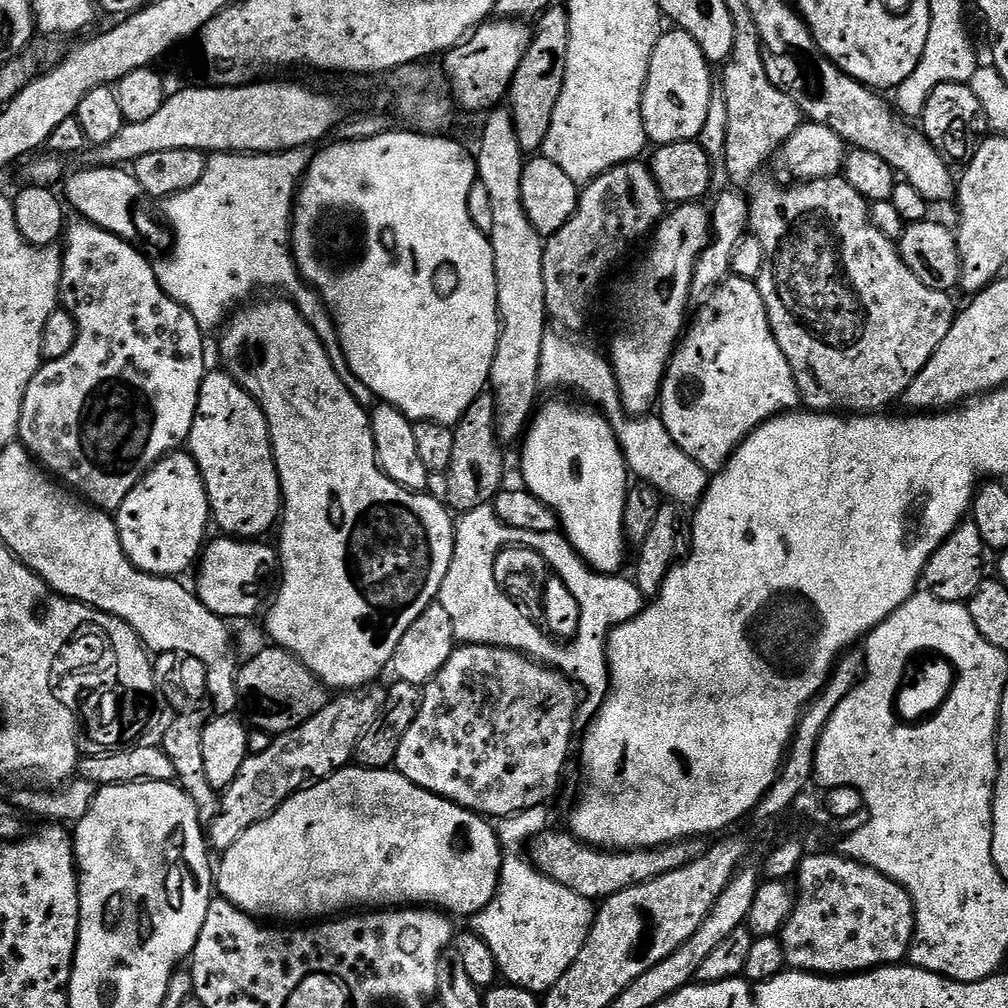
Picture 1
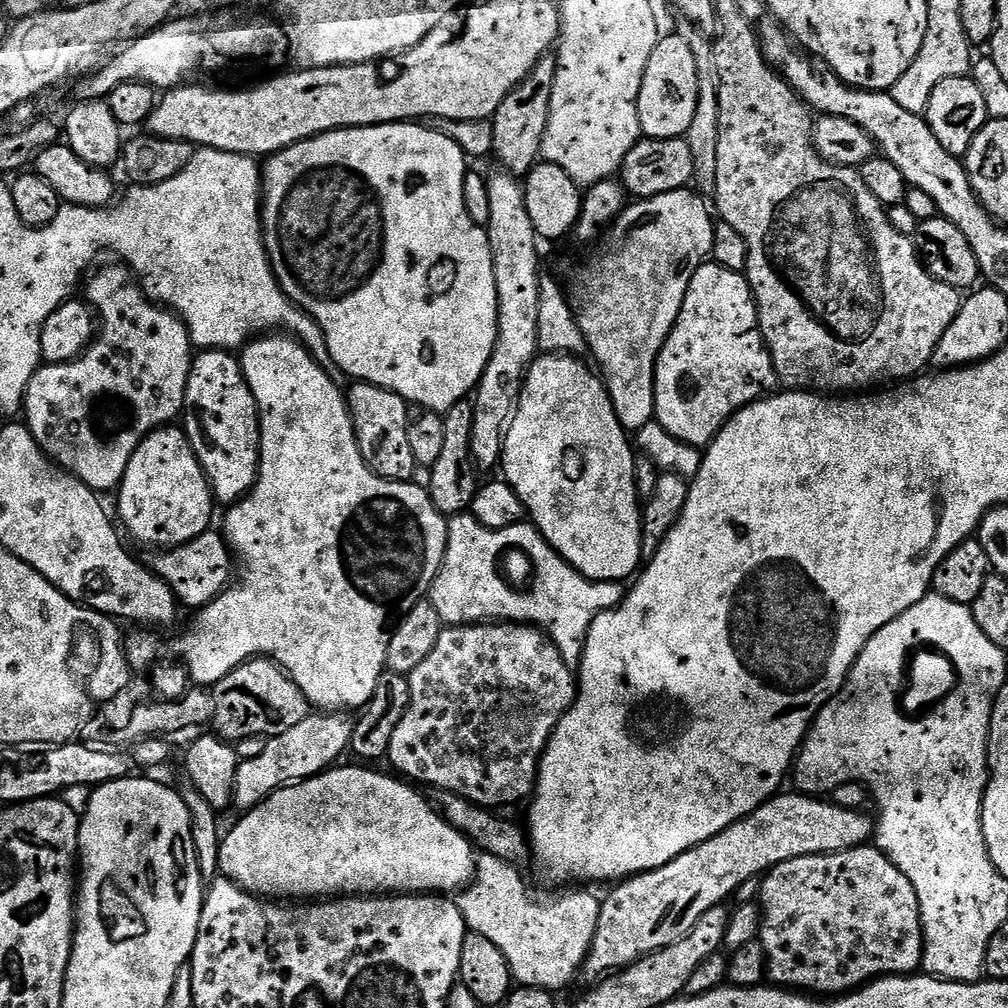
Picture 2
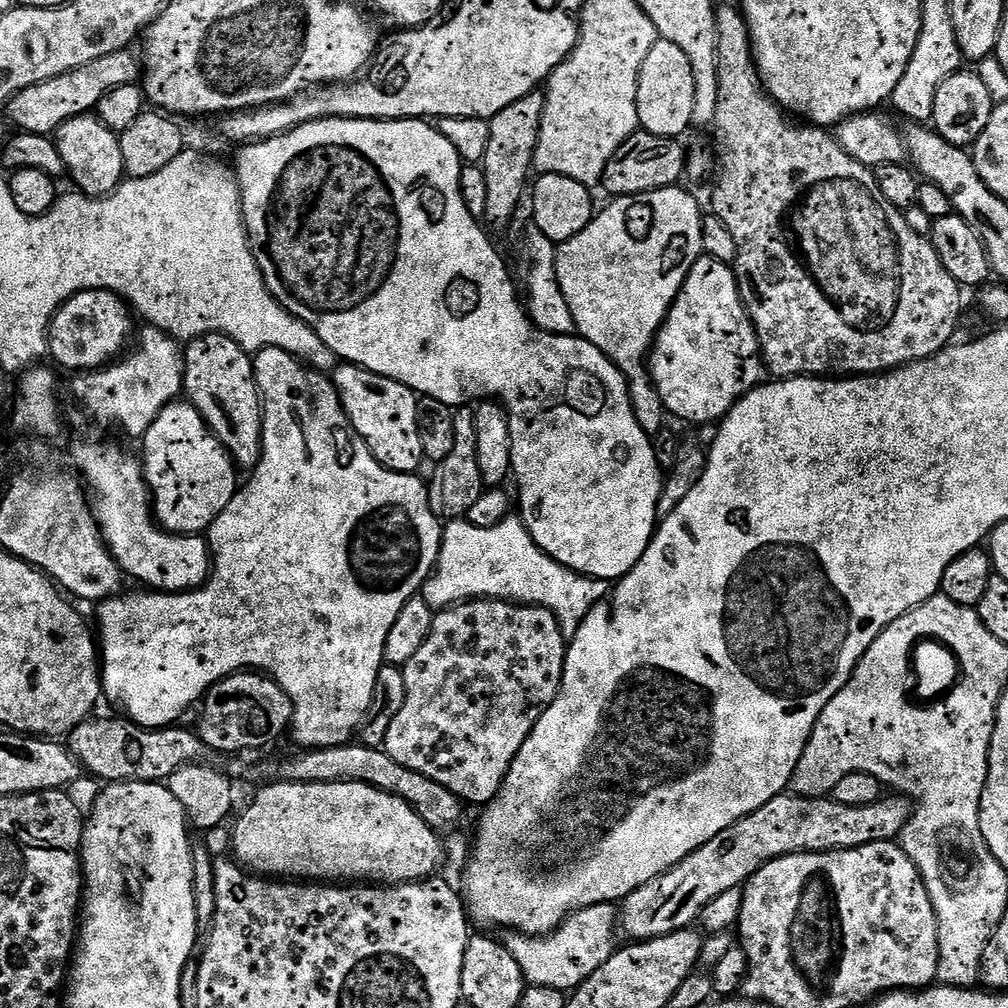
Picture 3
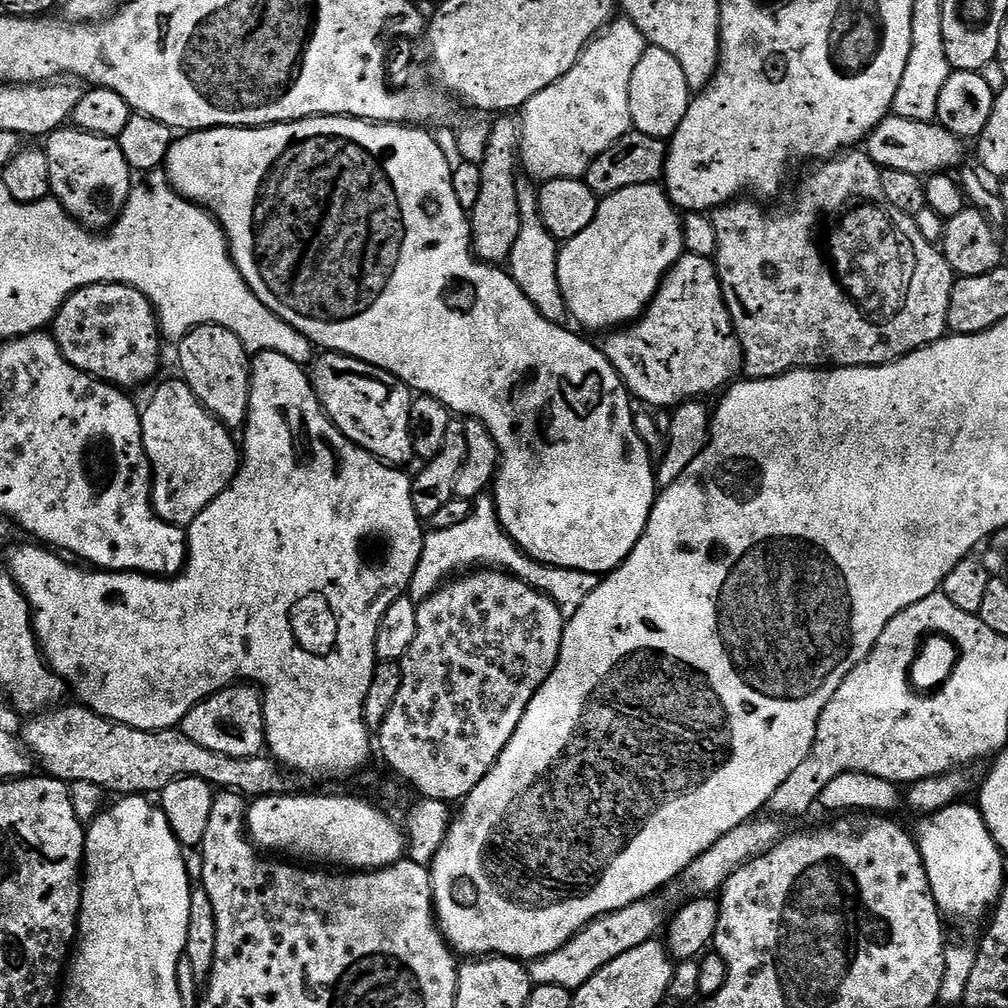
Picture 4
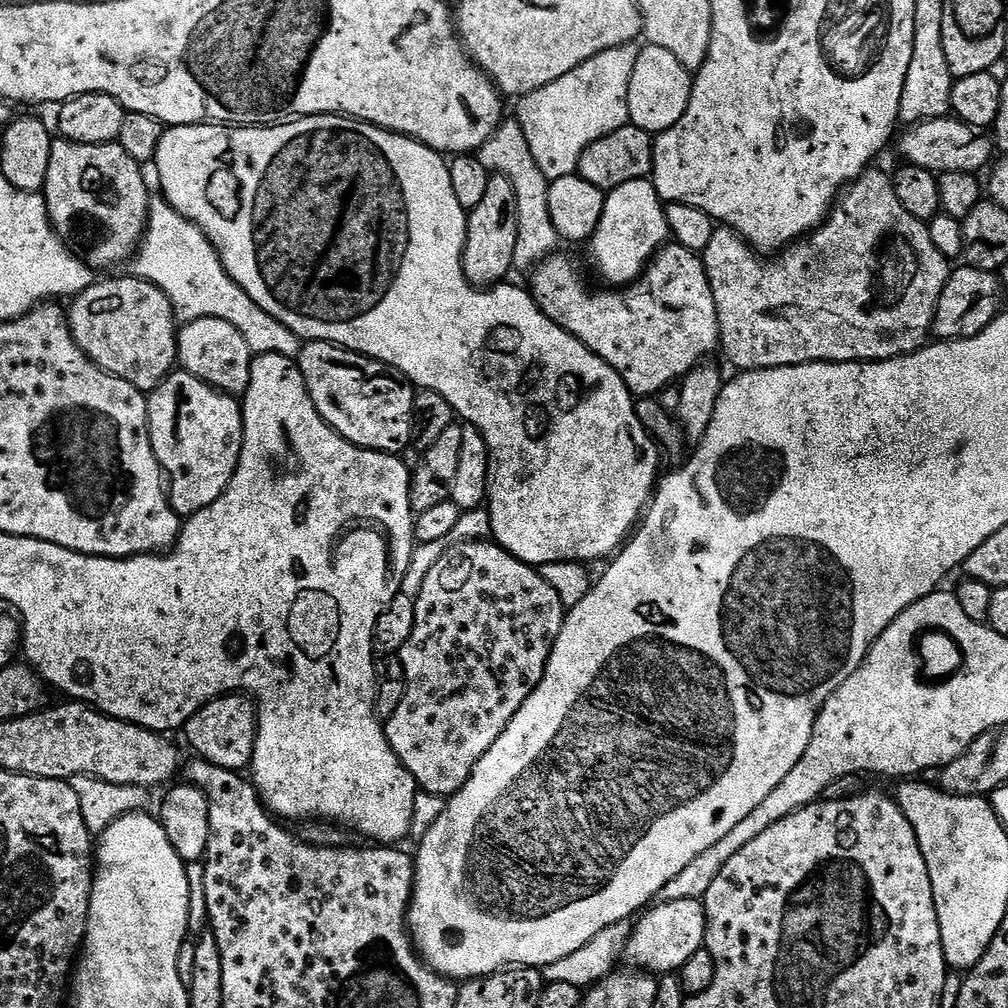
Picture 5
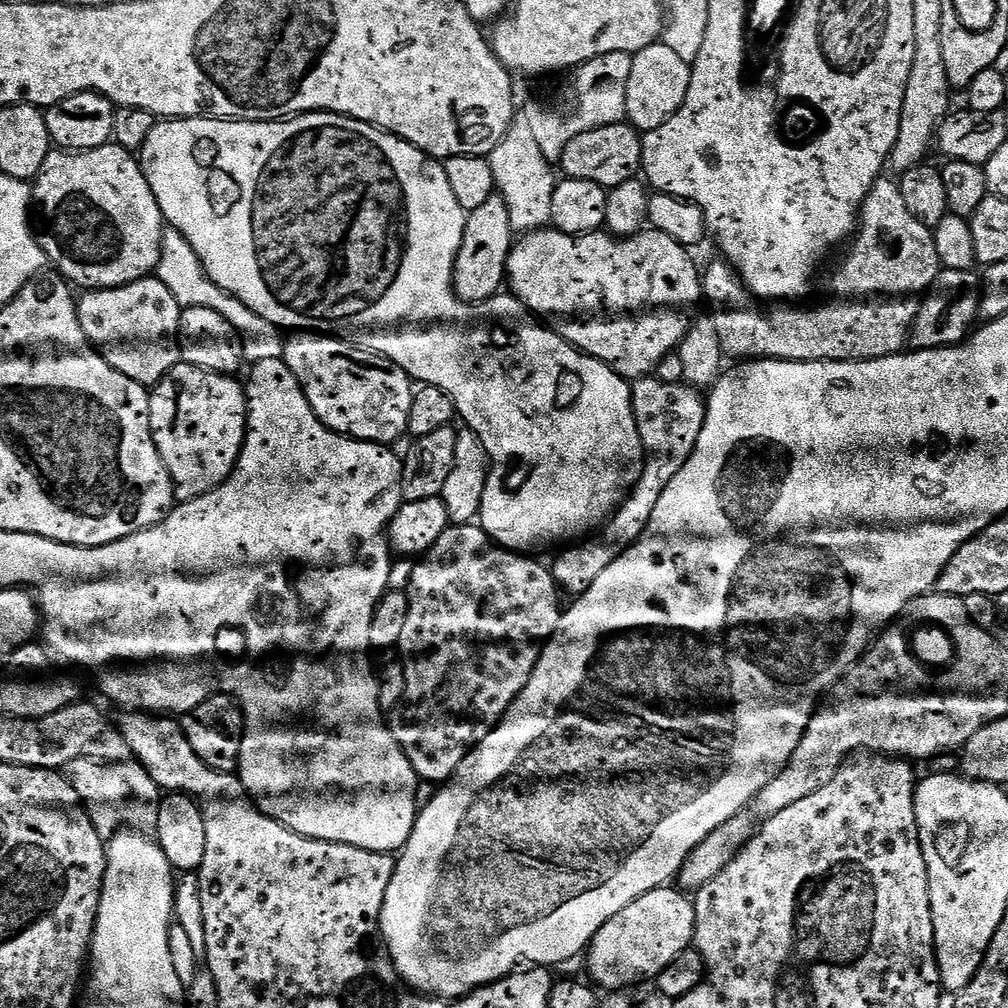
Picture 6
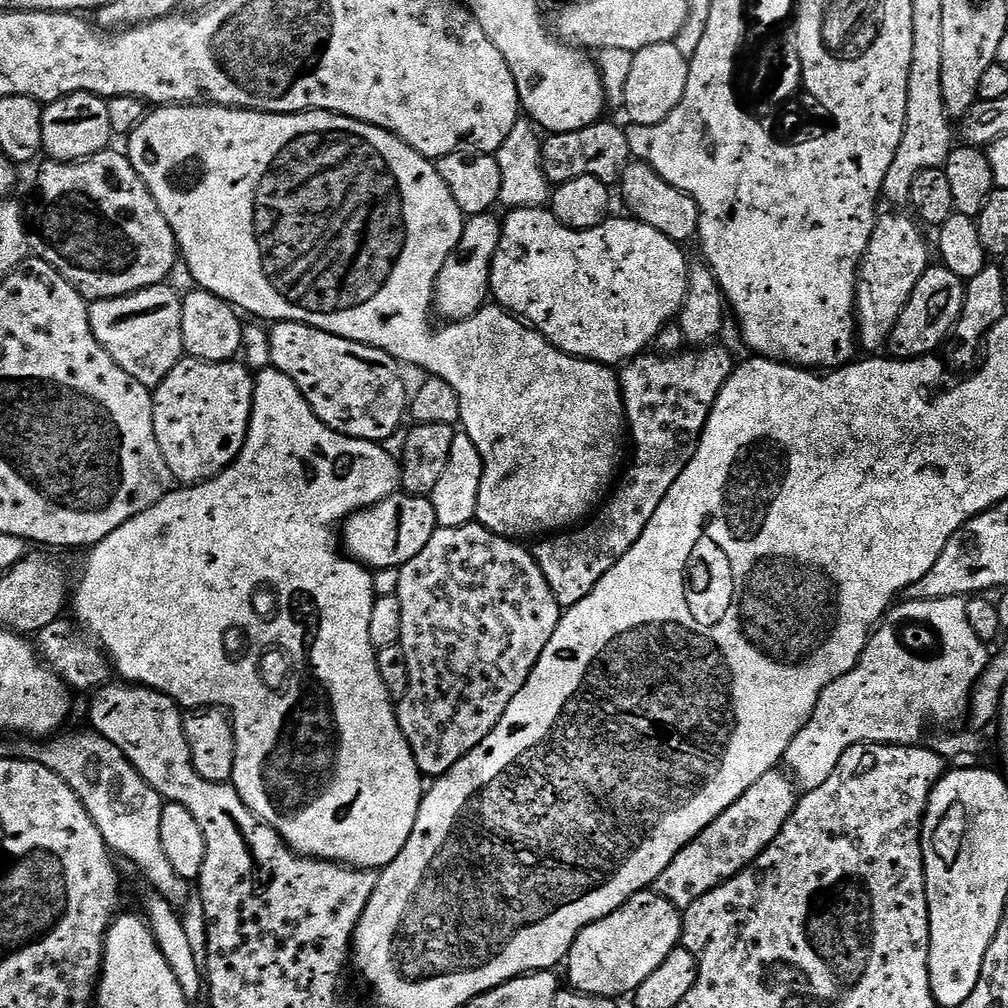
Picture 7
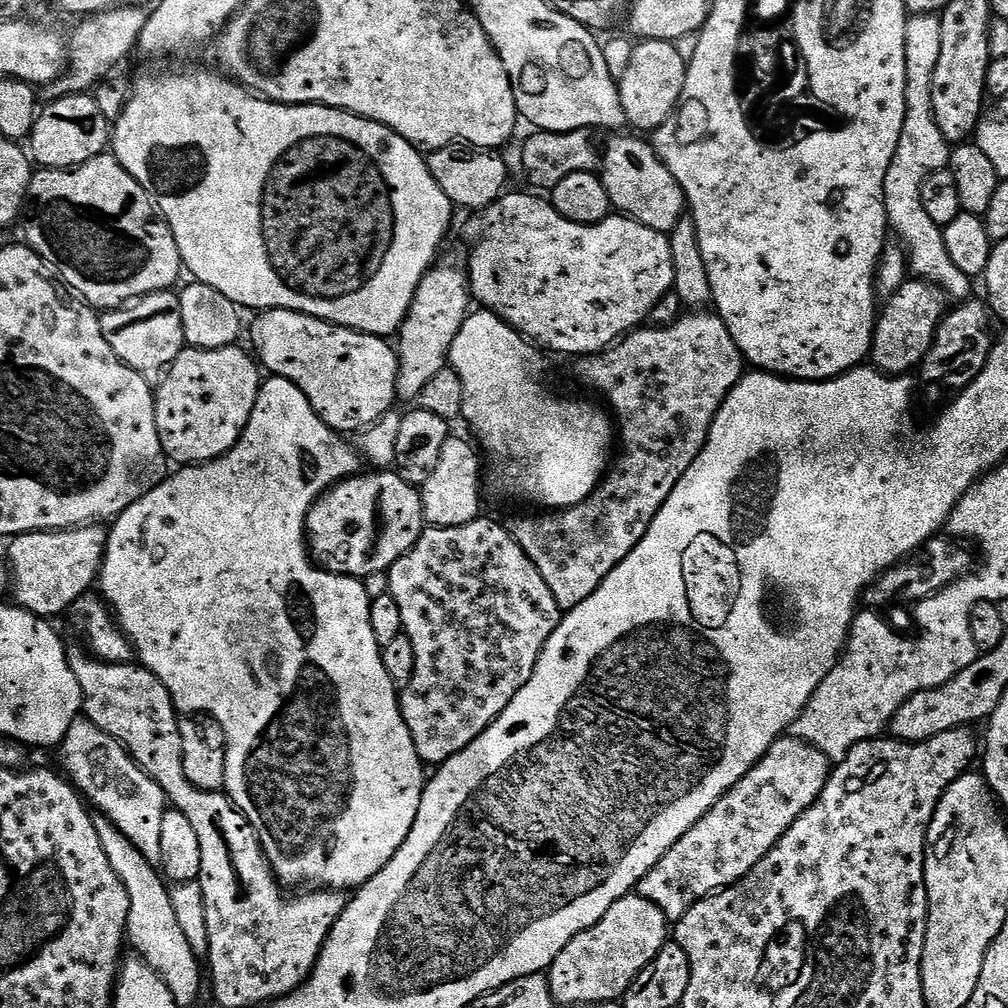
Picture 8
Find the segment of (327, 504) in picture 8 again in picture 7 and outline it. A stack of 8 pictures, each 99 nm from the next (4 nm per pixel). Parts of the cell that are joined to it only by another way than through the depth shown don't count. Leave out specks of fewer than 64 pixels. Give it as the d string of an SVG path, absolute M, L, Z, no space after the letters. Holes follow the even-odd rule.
M397 494L349 516L342 528L342 540L348 543L347 555L369 569L400 569L426 547L437 527L434 506L429 497Z

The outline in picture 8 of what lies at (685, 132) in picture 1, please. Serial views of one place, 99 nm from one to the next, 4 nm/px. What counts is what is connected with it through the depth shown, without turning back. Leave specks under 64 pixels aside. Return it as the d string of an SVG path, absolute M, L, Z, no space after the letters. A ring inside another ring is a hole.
M640 40L635 45L625 74L618 80L624 119L629 125L641 128L644 134L662 127L666 118L680 101L682 86L686 82L688 66L678 54L675 43L671 40Z

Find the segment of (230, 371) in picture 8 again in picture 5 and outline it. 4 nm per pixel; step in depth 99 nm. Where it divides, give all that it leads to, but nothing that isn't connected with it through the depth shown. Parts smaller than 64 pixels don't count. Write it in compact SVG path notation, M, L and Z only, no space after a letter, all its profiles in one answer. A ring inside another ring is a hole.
M176 370L148 396L148 433L170 481L168 500L179 516L187 518L213 504L234 478L244 445L244 409L237 397Z

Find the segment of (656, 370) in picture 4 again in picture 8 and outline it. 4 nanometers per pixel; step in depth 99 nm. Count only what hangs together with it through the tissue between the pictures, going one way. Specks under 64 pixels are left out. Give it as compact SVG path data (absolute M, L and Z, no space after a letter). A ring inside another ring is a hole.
M509 191L507 194L500 197L496 203L492 204L490 207L483 209L479 213L480 216L480 241L477 242L476 245L472 248L472 253L468 256L468 268L466 267L466 276L470 281L470 296L473 301L476 300L481 309L495 312L497 316L500 316L504 319L504 321L510 325L514 330L518 330L522 333L523 336L527 336L529 340L532 341L533 344L539 346L541 349L547 350L549 353L552 352L561 352L564 356L572 356L571 358L583 358L585 356L595 356L597 352L602 352L606 348L612 347L613 344L616 343L617 340L625 337L630 332L635 332L637 328L641 327L645 323L644 320L648 315L651 314L652 311L655 310L656 307L660 304L660 299L663 298L664 295L669 295L672 292L672 283L674 282L674 258L670 258L670 242L668 241L668 236L663 232L659 232L658 230L650 230L646 226L642 226L638 223L637 220L631 220L629 216L623 214L609 214L606 219L602 222L598 222L597 224L575 224L574 222L570 222L566 218L562 218L562 214L558 214L558 210L554 210L554 206L547 199L544 200L543 195L533 194L531 191L528 192L512 192Z

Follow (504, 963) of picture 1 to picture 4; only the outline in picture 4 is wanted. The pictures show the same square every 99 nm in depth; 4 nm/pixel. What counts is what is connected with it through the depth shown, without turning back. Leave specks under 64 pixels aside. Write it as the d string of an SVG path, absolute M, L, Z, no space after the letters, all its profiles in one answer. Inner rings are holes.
M656 898L639 900L622 910L599 916L593 924L587 924L577 936L566 942L566 946L554 950L554 954L531 961L527 969L532 975L533 985L566 986L575 990L590 982L590 978L594 978L594 974L598 974L606 962L614 962L614 958L626 954L626 950L634 950L634 946L642 946L647 940L653 939L659 928L661 931L666 915L658 901Z

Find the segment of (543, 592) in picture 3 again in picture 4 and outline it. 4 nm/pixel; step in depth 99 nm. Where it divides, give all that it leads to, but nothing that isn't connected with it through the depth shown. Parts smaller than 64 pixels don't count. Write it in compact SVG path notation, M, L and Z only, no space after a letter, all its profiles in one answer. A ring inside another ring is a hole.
M484 498L479 504L477 510L475 507L467 519L458 526L437 528L427 533L426 547L412 579L410 596L413 601L423 602L439 591L449 578L479 568L507 572L520 580L525 580L530 586L544 592L568 614L575 612L599 586L601 577L595 572L583 572L577 568L555 568L527 556L521 548L516 547L515 541L500 524L495 503L491 499Z

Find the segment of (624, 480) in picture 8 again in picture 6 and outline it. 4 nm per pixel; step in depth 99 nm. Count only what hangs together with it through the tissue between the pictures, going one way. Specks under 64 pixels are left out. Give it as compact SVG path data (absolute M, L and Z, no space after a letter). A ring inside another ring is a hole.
M655 375L646 376L632 384L632 409L644 447L644 469L638 482L598 534L565 547L561 551L565 552L550 564L557 589L565 593L568 591L569 597L575 598L590 590L590 586L594 586L594 582L598 582L598 577L606 571L606 566L636 543L650 522L650 514L654 514L654 506L658 506L658 498L662 498L662 490L666 490L666 486L670 486L670 478L686 466L698 442L698 434L702 434L705 397L683 382L671 384L668 380L656 379Z

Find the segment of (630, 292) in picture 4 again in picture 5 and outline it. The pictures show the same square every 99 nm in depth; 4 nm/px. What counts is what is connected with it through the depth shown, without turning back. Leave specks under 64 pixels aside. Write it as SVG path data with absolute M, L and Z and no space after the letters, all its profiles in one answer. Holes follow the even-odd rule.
M651 179L622 182L622 186L611 189L605 195L602 218L598 222L596 232L591 238L592 264L596 272L608 286L627 286L635 284L644 274L644 269L652 263L655 255L669 243L668 214L665 201L661 200L658 190Z

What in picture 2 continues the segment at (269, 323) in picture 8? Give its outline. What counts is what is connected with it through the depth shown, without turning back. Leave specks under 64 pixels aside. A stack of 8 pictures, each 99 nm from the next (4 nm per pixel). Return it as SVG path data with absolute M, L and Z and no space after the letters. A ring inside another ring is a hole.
M356 382L351 385L352 389L347 389L346 399L348 401L348 413L352 415L352 421L356 427L356 437L362 450L362 458L372 469L377 472L384 480L411 481L414 470L417 466L414 453L410 451L410 405L403 400L396 392L391 392L385 388L379 388L373 384Z

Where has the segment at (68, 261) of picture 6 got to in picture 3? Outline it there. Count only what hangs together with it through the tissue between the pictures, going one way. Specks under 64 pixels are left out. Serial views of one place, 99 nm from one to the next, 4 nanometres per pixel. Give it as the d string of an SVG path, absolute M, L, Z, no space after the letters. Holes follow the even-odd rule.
M95 114L70 118L54 134L56 149L58 154L62 154L62 162L66 169L67 179L72 179L77 189L83 192L85 196L111 196L116 187L125 179L124 163L122 162L122 146L120 137L117 133L111 132L100 117Z

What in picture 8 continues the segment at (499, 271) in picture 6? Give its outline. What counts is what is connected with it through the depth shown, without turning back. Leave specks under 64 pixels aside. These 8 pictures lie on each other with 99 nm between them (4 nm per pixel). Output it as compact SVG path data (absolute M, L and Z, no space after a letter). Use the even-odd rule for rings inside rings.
M443 262L429 268L412 299L410 310L398 333L398 359L400 369L396 374L396 395L400 400L416 402L422 388L449 363L448 352L454 338L462 330L470 314L470 282L463 271Z

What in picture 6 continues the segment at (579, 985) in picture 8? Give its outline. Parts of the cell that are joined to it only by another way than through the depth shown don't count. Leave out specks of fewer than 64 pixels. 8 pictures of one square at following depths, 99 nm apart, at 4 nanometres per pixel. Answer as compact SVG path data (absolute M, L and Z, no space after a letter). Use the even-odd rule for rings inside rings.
M676 886L655 888L642 898L630 902L626 910L618 910L586 949L586 972L597 989L616 994L628 990L639 980L651 981L659 976L678 954L693 947L692 935L696 929L696 906L691 899ZM673 887L673 888L672 888Z

